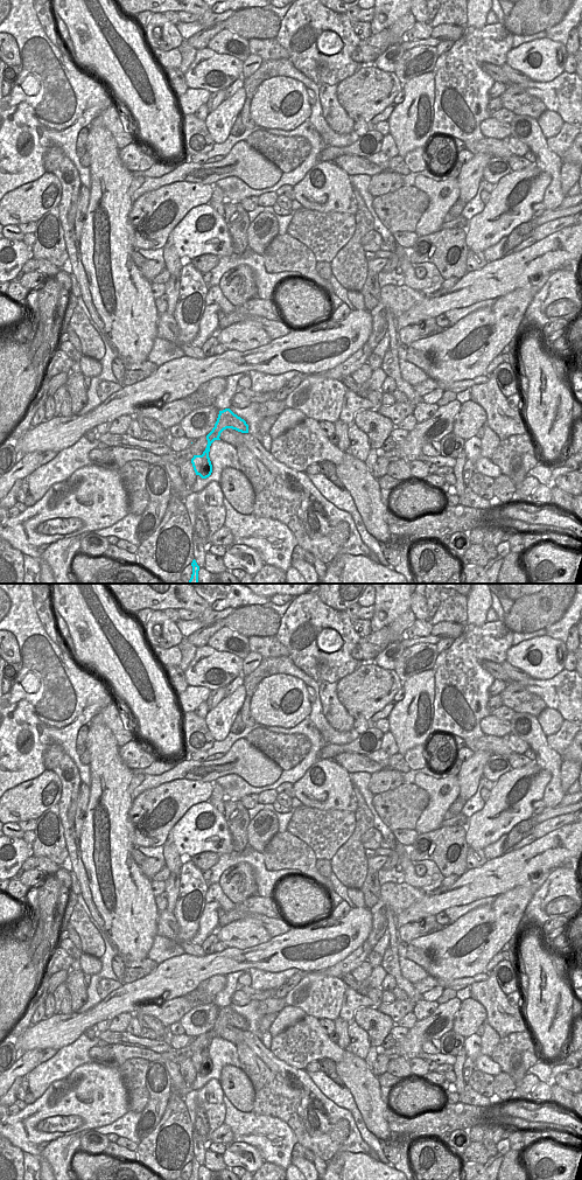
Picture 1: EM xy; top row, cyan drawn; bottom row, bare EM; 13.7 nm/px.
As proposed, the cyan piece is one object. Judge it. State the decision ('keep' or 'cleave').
cleave

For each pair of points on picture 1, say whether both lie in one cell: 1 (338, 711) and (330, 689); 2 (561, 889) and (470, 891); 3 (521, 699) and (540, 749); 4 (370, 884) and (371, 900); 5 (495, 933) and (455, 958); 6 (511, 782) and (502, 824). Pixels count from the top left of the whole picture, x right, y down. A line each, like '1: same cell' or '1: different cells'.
1: same cell
2: different cells
3: different cells
4: same cell
5: same cell
6: same cell

